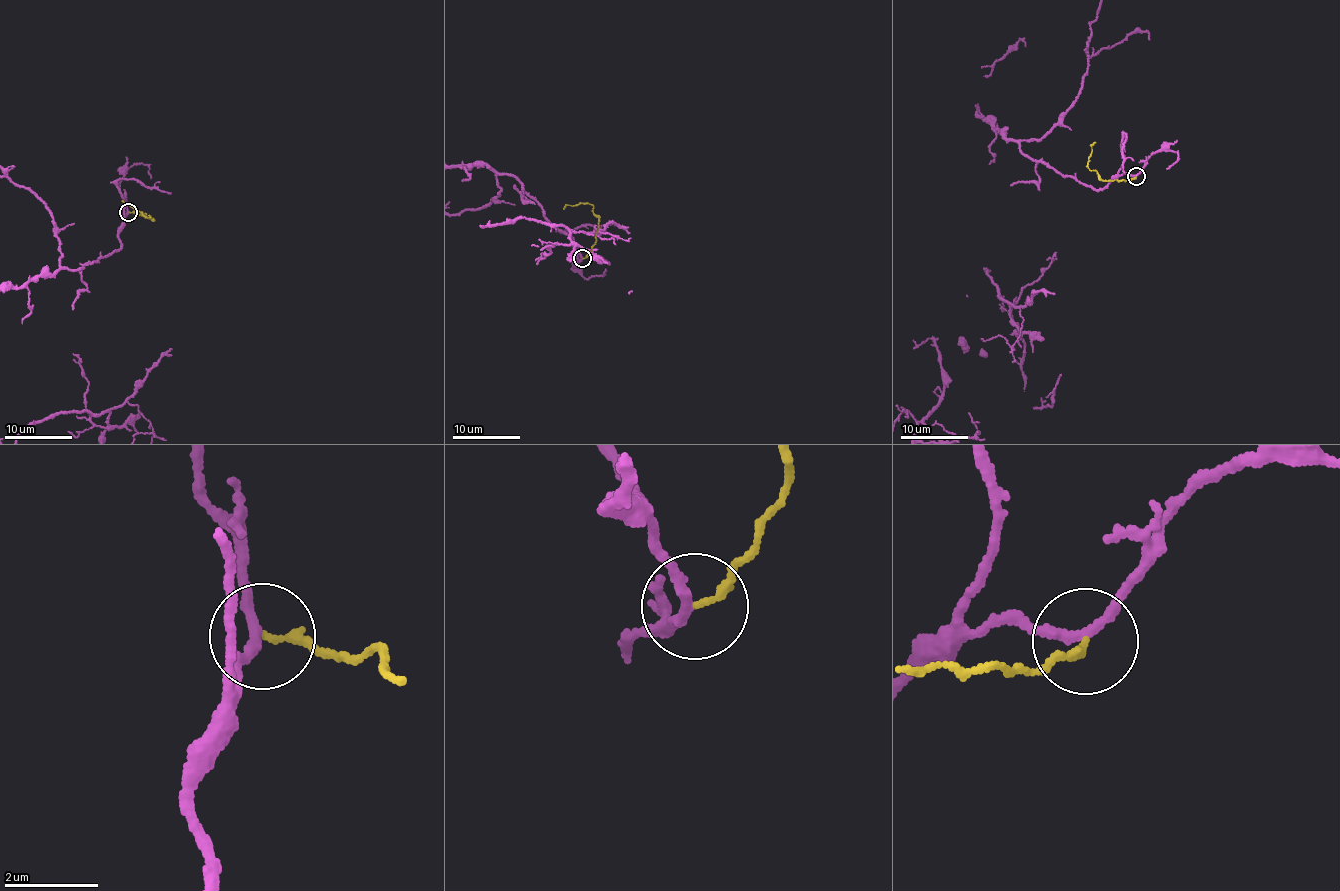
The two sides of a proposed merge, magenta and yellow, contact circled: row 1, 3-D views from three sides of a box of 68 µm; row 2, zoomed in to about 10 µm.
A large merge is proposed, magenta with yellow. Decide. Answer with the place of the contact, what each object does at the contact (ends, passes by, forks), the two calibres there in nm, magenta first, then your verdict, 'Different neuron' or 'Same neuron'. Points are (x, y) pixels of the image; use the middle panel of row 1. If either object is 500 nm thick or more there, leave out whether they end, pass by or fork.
Place: (582, 258). At the ring magenta passes by. At the ring yellow ends. Thickness 200 nm (magenta) against 170 nm. Different neuron

